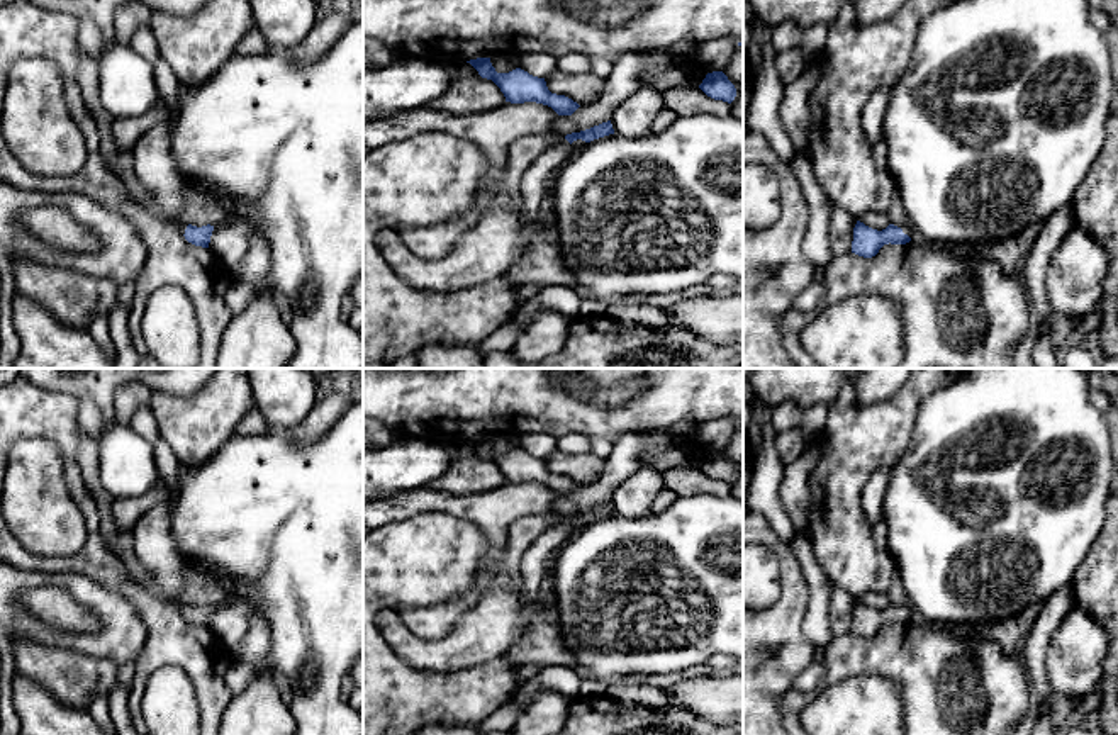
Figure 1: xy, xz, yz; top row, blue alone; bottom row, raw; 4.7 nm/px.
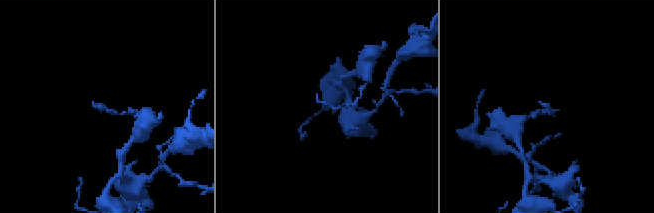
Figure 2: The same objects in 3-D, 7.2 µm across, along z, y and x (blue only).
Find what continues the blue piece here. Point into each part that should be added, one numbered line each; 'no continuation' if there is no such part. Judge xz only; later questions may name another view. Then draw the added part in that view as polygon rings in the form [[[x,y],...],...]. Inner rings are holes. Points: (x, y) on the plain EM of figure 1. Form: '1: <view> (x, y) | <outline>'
1: xz (536, 562) | [[[562,516],[555,526],[541,533],[524,552],[521,558],[521,594],[526,603],[546,589],[555,553],[577,535],[584,525],[587,523],[582,519],[570,525],[565,516]]]

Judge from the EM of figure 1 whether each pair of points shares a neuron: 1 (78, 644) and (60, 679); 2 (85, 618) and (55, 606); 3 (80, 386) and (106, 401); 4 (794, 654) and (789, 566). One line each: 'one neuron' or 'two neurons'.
1: two neurons
2: one neuron
3: one neuron
4: one neuron

